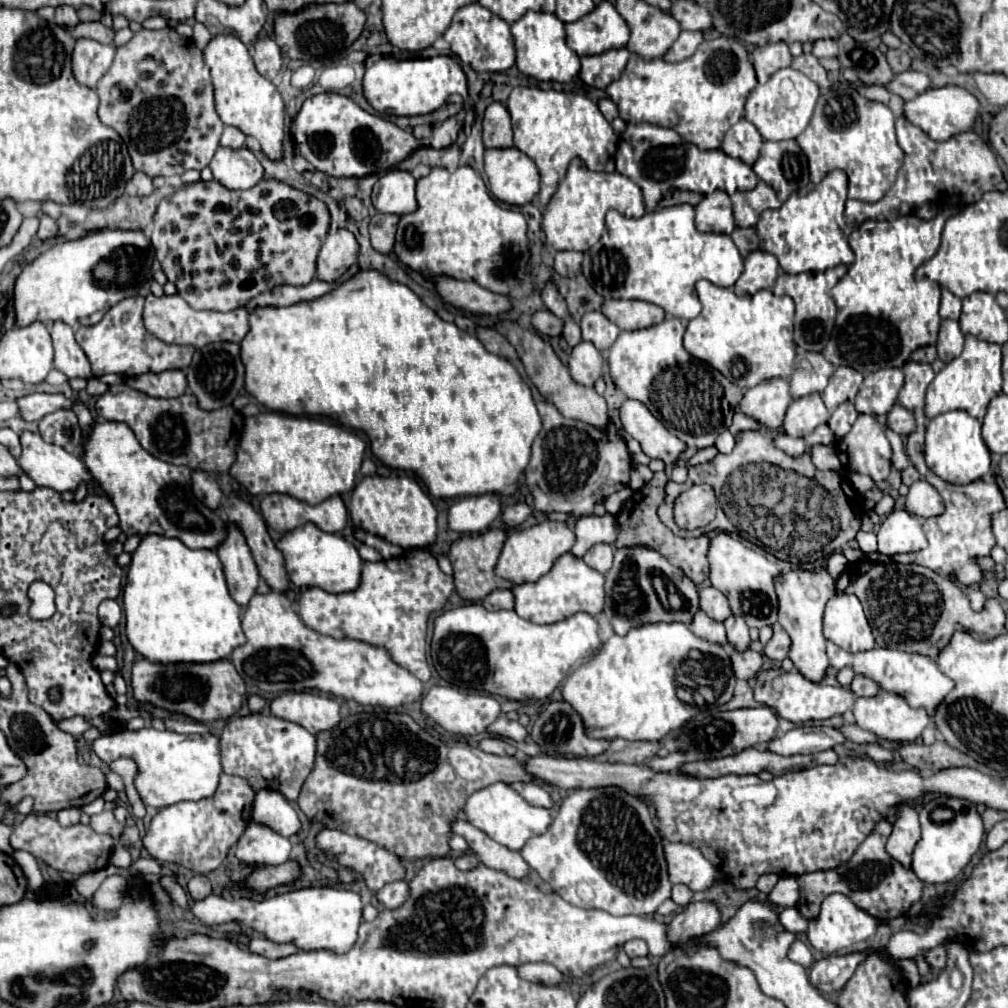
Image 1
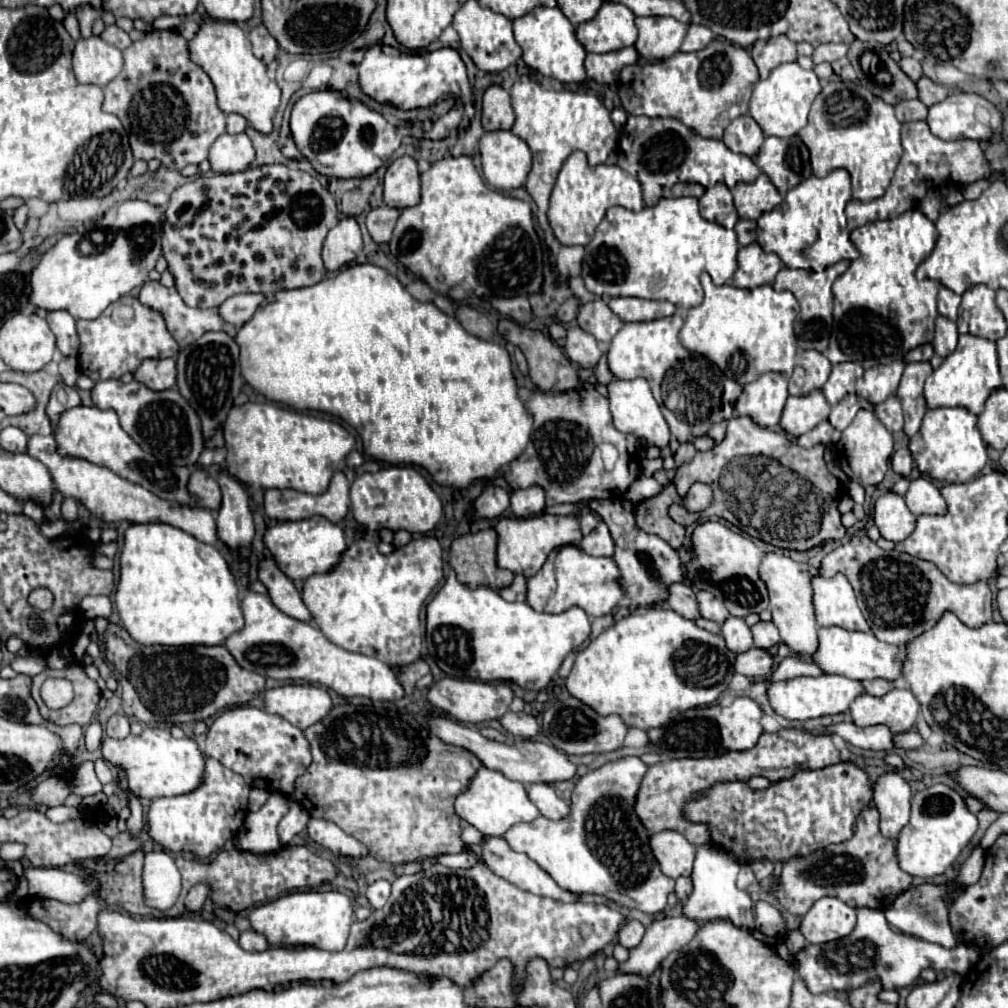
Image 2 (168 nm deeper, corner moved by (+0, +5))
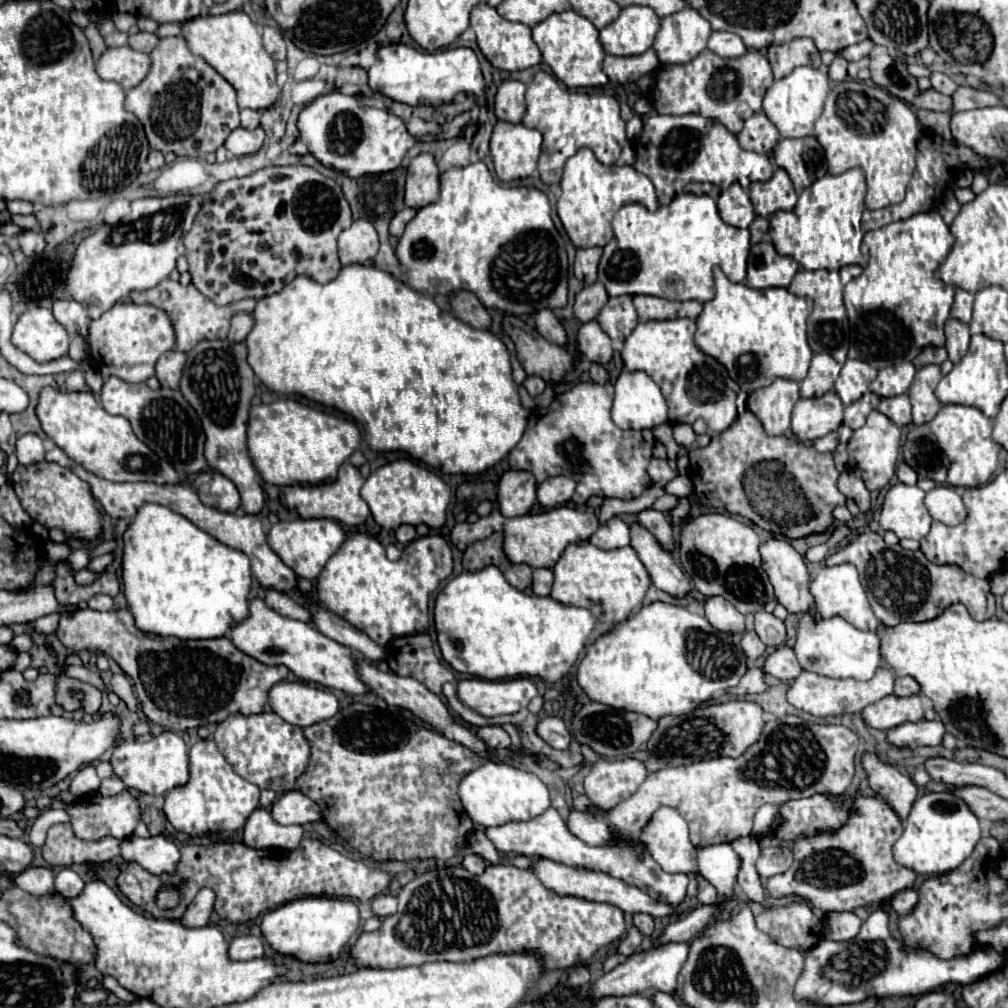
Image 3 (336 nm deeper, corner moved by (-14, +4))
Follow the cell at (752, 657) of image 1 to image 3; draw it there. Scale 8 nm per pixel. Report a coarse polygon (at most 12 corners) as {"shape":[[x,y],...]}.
{"shape":[[779,647],[765,661],[765,673],[791,681],[801,665],[789,647]]}

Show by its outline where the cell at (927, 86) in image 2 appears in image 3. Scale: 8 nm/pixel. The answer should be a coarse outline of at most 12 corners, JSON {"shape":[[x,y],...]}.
{"shape":[[959,87],[953,93],[953,109],[969,111],[999,105],[991,91]]}

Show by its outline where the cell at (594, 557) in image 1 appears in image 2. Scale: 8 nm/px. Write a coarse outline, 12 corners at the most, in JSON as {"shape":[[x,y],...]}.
{"shape":[[603,522],[581,540],[591,556],[609,556],[613,546]]}

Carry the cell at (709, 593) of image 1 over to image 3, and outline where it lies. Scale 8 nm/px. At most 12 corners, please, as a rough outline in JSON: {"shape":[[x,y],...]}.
{"shape":[[723,597],[705,599],[705,617],[723,633],[743,633],[741,615]]}

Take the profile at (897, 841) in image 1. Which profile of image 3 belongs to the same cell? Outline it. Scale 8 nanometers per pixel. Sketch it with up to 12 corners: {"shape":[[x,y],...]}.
{"shape":[[863,753],[871,789],[905,819],[917,799],[909,775]]}

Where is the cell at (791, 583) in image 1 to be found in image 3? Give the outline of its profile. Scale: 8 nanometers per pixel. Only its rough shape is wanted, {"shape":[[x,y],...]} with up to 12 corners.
{"shape":[[783,539],[759,553],[777,601],[789,613],[815,613],[809,573]]}

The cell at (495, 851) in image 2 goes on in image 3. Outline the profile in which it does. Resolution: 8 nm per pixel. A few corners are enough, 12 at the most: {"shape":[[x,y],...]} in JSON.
{"shape":[[537,859],[533,871],[559,895],[671,917],[639,887],[603,871]]}

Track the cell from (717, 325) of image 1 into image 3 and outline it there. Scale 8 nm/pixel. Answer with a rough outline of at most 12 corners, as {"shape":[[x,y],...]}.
{"shape":[[719,267],[695,345],[747,393],[801,381],[811,303]]}

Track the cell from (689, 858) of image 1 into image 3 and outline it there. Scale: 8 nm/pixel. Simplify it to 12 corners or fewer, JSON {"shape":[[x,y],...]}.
{"shape":[[657,809],[639,841],[667,873],[695,873],[697,849],[675,809]]}

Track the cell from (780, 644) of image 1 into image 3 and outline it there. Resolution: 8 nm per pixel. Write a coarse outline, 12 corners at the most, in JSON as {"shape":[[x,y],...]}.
{"shape":[[765,609],[755,633],[765,645],[785,645],[785,625]]}

